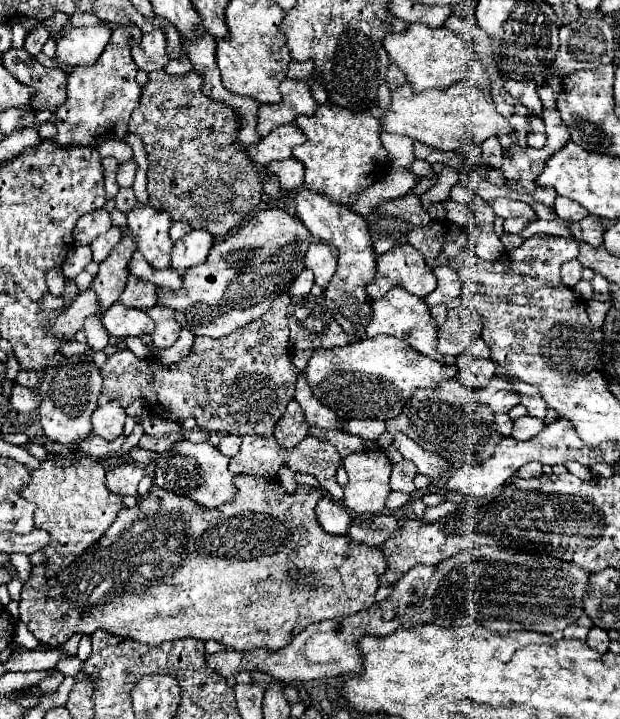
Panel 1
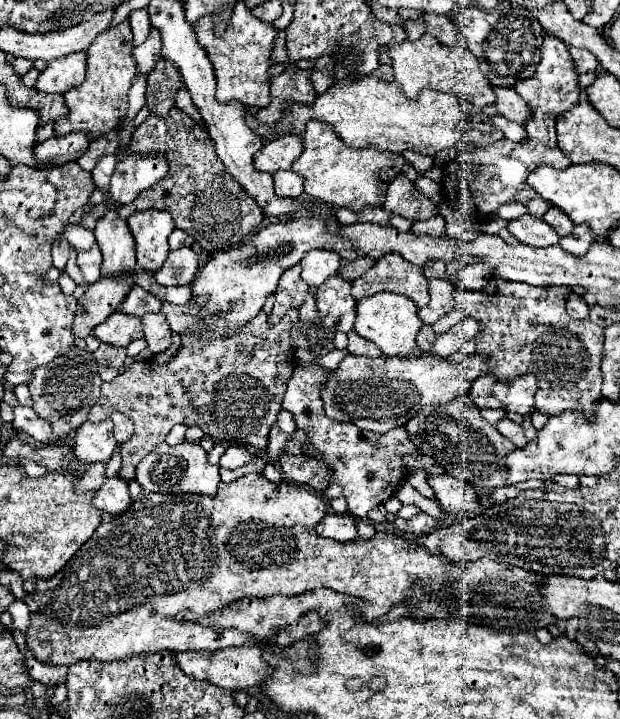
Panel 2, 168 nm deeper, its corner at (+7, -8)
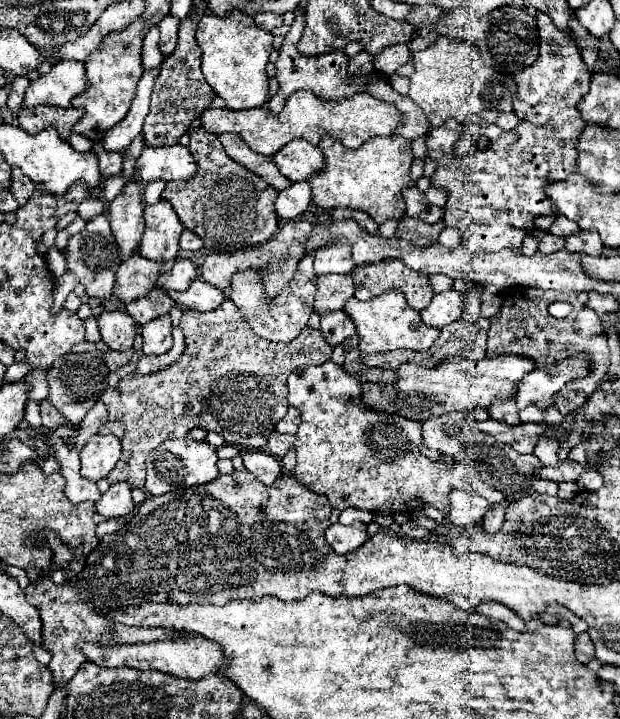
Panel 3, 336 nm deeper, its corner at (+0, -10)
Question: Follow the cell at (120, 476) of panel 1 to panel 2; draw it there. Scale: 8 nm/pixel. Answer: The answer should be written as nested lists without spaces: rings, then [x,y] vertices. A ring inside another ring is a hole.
[[[106,478],[102,488],[94,494],[92,504],[108,514],[120,514],[130,506],[128,482],[122,478]]]

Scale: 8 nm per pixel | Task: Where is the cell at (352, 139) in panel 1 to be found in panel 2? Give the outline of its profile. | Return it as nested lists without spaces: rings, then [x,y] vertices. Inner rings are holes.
[[[310,120],[306,124],[302,142],[304,152],[292,164],[292,170],[304,178],[304,188],[308,196],[330,204],[332,208],[344,206],[350,210],[362,210],[366,206],[382,206],[386,200],[388,184],[398,174],[402,174],[402,166],[406,164],[402,154],[392,154],[376,148],[348,148],[344,142],[340,142],[330,124],[318,120]]]

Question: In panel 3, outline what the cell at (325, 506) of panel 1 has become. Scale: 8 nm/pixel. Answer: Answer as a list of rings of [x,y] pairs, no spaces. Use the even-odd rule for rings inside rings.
[[[353,522],[349,526],[331,524],[325,530],[325,538],[337,554],[347,554],[351,550],[357,550],[361,544],[365,544],[369,536],[367,536],[367,526],[363,522]]]

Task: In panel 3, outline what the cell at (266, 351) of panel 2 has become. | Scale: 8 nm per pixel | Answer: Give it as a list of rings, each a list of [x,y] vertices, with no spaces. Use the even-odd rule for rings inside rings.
[[[235,304],[211,312],[185,310],[179,326],[187,346],[177,362],[155,374],[127,374],[115,388],[101,394],[109,420],[125,422],[123,452],[107,476],[109,484],[127,482],[131,488],[143,488],[145,456],[165,440],[183,438],[191,428],[217,432],[227,444],[243,450],[265,450],[269,434],[289,408],[289,374],[301,366],[323,364],[333,352],[321,330],[311,326],[305,326],[291,342],[263,340],[237,312]]]

